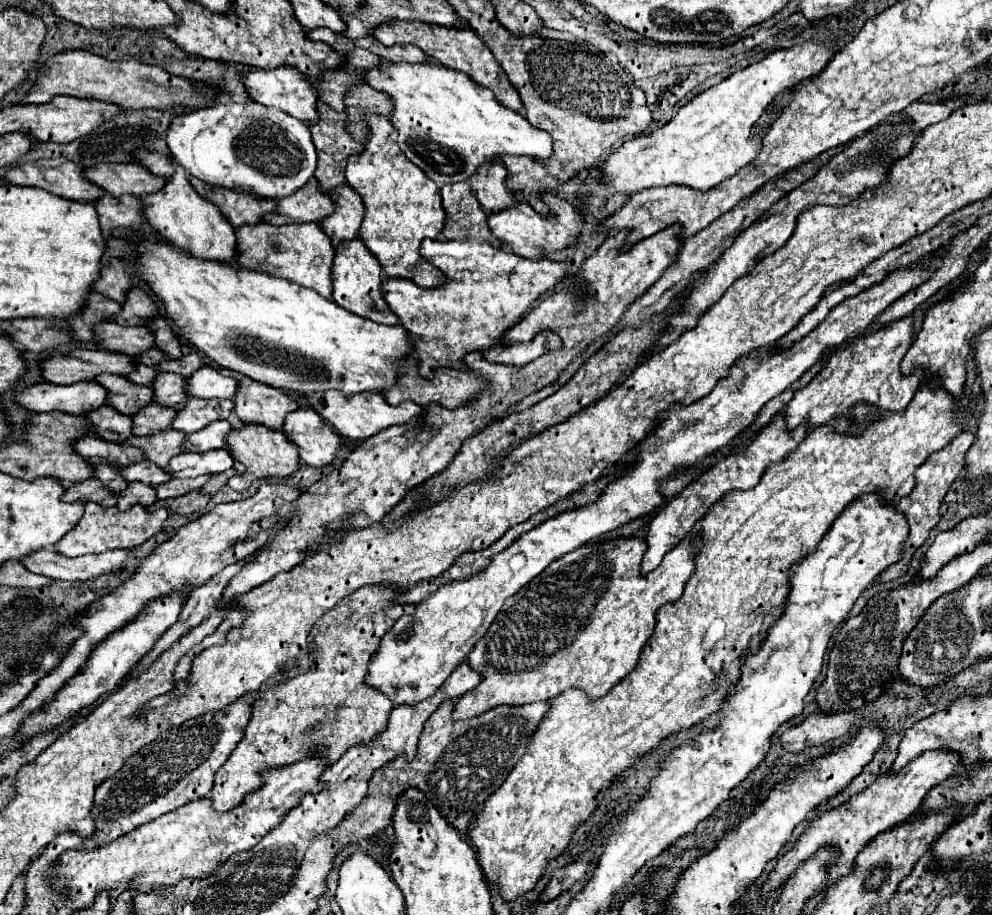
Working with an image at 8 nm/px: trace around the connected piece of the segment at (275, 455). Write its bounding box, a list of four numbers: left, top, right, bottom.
[226,424,300,492]

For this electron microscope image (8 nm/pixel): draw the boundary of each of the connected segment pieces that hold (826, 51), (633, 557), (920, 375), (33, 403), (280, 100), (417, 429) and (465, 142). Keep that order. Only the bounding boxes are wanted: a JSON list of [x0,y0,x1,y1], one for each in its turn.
[[602,40,834,192],[452,530,702,720],[784,314,926,434],[16,382,108,416],[244,68,318,124],[308,392,424,440],[366,62,552,186]]

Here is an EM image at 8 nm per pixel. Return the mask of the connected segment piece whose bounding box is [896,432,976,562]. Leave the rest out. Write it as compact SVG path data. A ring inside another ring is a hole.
M962 432L958 438L954 438L954 442L950 442L950 446L946 446L944 450L932 454L922 466L918 466L916 470L916 488L912 490L910 496L904 496L898 500L898 510L904 512L906 520L908 520L908 526L910 526L910 536L908 540L904 542L904 548L906 550L906 562L912 558L912 554L924 544L924 540L928 538L930 530L938 524L940 520L940 502L944 498L944 494L948 492L950 484L962 474L964 470L964 458L966 458L966 452L970 450L970 446L974 444L974 434L972 432Z

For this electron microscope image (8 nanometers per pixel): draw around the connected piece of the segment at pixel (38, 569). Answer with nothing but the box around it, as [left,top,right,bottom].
[22,548,134,582]

